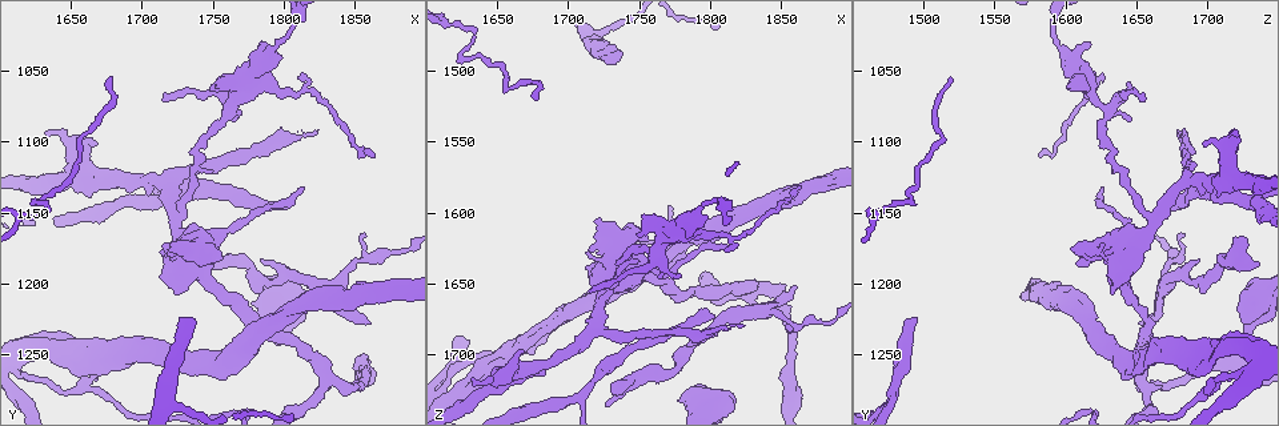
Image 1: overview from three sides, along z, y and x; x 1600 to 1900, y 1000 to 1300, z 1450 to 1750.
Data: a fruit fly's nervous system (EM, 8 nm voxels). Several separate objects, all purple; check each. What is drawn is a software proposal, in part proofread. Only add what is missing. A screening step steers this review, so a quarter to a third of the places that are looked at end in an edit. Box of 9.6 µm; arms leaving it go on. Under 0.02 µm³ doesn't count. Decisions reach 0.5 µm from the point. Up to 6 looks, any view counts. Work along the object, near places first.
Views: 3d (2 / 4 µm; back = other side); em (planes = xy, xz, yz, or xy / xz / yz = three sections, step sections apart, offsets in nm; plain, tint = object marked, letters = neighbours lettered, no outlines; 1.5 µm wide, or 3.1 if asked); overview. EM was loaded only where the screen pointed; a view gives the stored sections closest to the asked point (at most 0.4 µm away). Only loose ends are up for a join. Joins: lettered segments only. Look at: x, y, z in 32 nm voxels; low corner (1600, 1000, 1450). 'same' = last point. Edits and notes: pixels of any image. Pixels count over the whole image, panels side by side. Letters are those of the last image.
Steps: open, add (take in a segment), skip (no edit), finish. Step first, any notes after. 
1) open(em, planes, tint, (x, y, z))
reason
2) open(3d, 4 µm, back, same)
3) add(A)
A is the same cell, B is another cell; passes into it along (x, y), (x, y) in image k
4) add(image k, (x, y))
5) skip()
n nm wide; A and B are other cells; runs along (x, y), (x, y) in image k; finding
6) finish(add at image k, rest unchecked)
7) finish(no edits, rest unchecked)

open(3d, 2 µm, (1802, 1146, 1672))
an open end

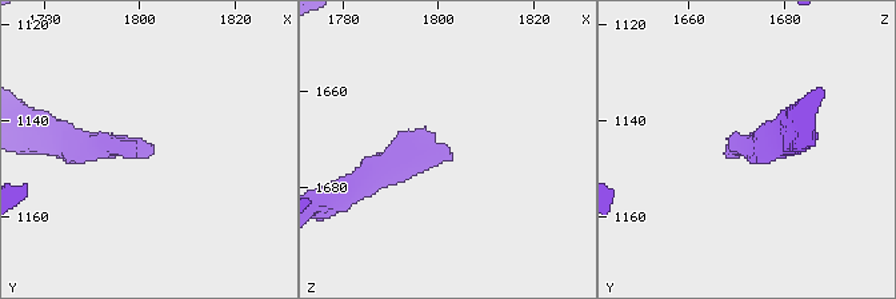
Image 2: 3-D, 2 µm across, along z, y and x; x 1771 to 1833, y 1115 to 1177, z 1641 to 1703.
open(em, planes, letters, (1802, 1145, 1672))
now the EM

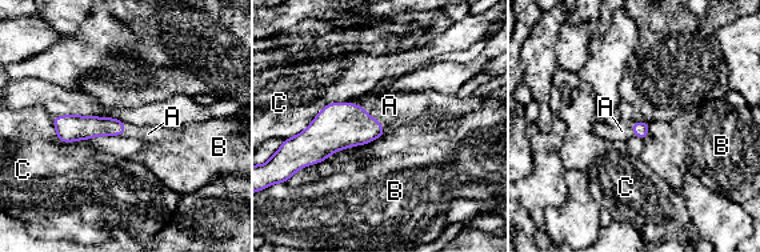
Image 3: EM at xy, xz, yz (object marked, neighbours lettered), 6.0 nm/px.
add(A)
A is the same cell, B and C are other cells; passes into it along (338, 126), (366, 114), (390, 106) in image 3; it goes on there

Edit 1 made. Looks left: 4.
open(overview)

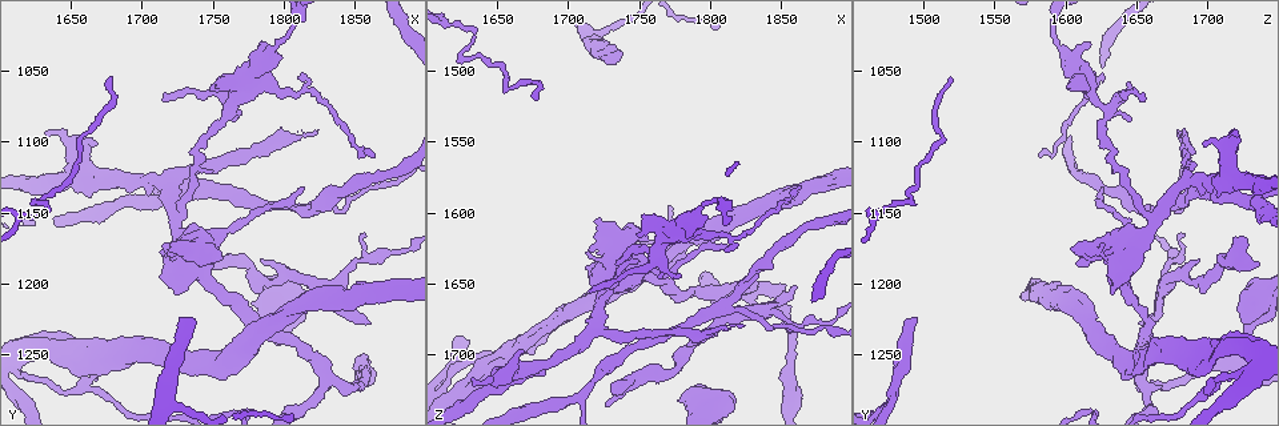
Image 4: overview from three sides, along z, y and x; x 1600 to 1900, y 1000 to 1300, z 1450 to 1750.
open(em, yz, step 8, plain, (1860, 1228, 1652))
branch stops here

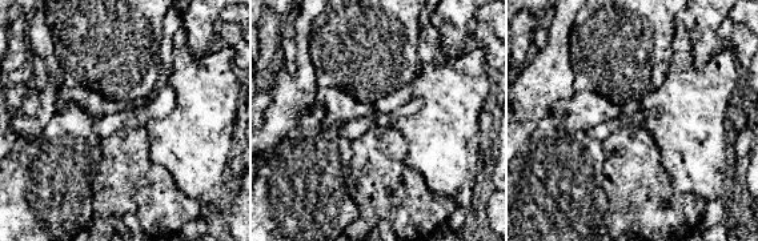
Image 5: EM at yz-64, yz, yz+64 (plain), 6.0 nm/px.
open(em, yz, step 8, letters, same)
what lies round it

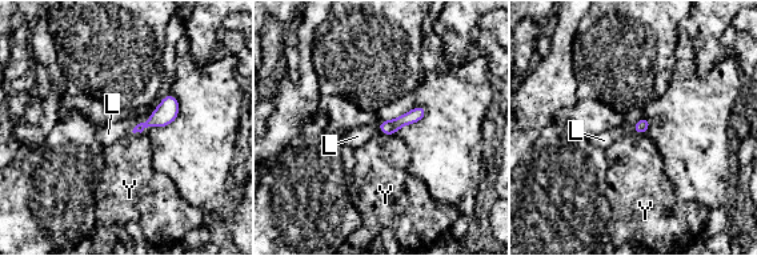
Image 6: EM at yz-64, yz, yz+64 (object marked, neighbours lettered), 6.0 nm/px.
add(L)
L is the same cell, Y is another cell; passes into it along (389, 127), (380, 128), (357, 136) in image 6; the neuron continues

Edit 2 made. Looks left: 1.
finish(add at image 3, add at image 6, rest unchecked)

